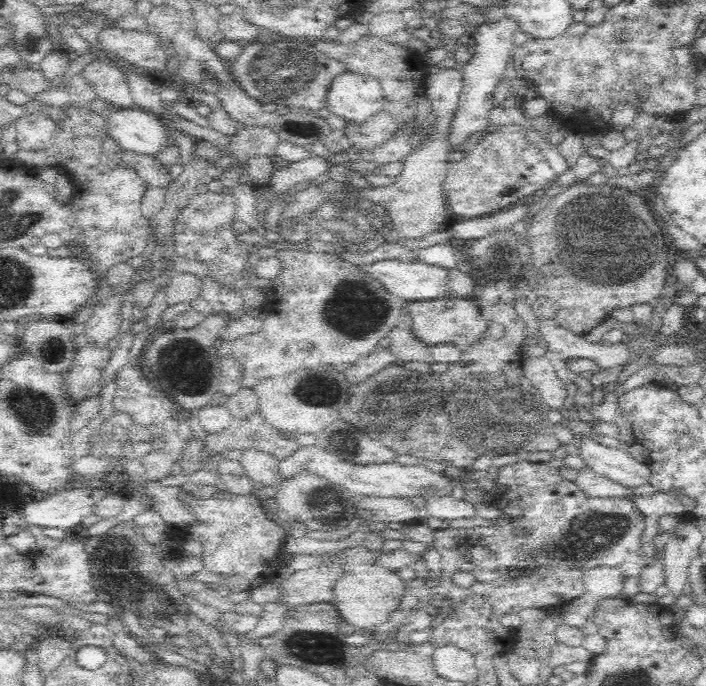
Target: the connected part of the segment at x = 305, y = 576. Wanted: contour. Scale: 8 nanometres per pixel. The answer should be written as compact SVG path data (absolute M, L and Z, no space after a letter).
M325 553L314 558L321 560L318 566L292 571L284 578L281 588L283 597L280 598L287 606L298 606L308 602L334 603L336 581L342 576L344 567L335 560L335 554Z

